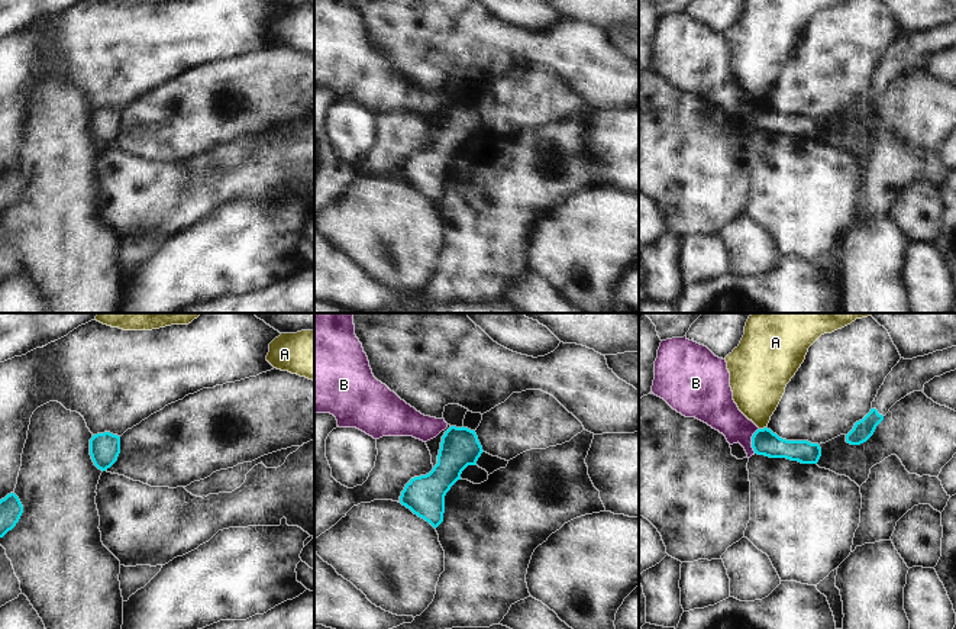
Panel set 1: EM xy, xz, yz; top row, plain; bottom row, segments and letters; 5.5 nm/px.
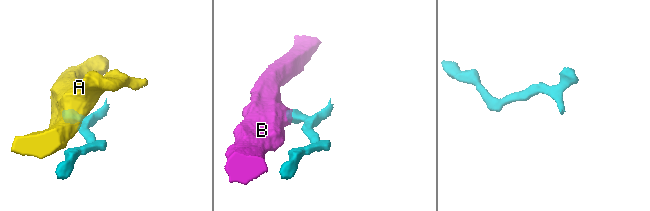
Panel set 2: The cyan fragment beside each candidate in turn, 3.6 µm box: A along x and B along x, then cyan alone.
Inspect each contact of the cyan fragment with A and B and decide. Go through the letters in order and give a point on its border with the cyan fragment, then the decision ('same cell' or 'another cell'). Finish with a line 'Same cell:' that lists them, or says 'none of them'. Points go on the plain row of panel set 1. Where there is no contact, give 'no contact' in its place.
A: meets cyan in yz at (764, 103); another cell
B: meets cyan in yz at (752, 116); another cell
Same cell: none of them

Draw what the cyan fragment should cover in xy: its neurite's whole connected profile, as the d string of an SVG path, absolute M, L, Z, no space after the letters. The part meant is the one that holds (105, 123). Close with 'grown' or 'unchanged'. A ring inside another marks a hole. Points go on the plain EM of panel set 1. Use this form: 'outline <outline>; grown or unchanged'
outline M110 107L93 110L90 114L90 130L94 141L106 146L110 143L120 129L120 112Z; unchanged

